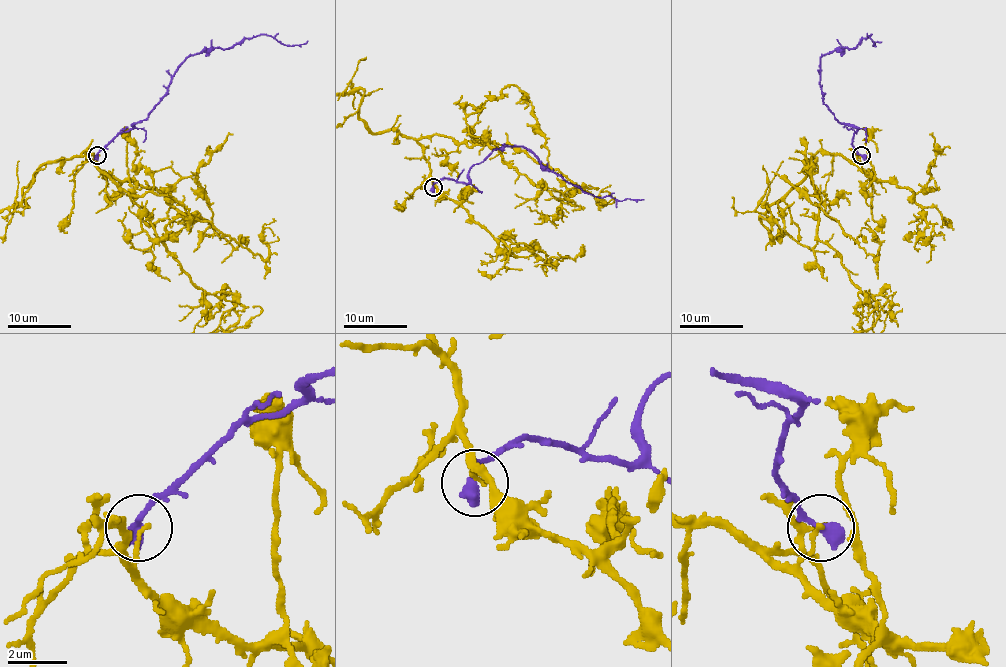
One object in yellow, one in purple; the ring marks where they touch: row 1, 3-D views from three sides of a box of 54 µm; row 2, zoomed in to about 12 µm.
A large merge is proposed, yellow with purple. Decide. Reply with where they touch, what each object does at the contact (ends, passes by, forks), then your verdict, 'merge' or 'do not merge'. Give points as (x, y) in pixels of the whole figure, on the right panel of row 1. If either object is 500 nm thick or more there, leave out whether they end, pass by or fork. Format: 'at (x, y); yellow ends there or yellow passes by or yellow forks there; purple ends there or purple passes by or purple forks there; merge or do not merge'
at (861, 155); yellow ends there; purple ends there; do not merge

